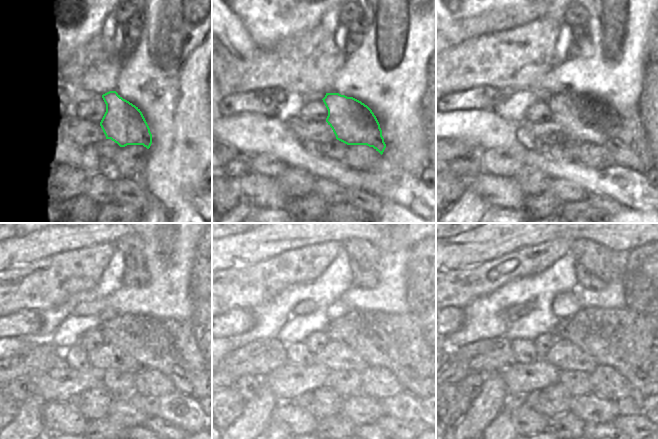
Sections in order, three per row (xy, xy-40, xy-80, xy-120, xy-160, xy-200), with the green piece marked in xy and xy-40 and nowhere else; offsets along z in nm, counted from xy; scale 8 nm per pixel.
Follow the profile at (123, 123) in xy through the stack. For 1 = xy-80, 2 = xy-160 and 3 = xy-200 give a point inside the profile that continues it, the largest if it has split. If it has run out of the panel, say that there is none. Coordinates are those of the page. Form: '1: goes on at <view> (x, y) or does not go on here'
1: goes on at xy-80 (584, 118)
2: goes on at xy-160 (397, 342)
3: goes on at xy-200 (624, 339)

